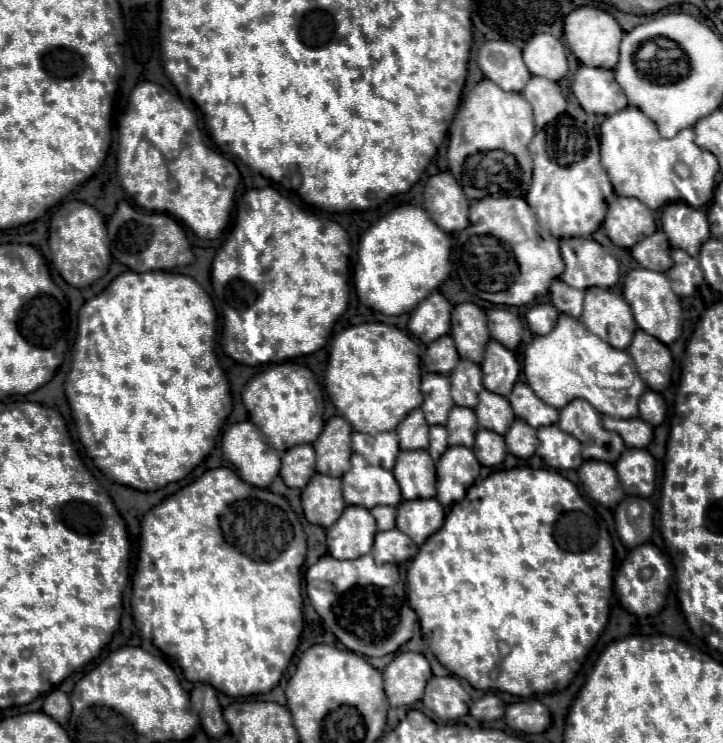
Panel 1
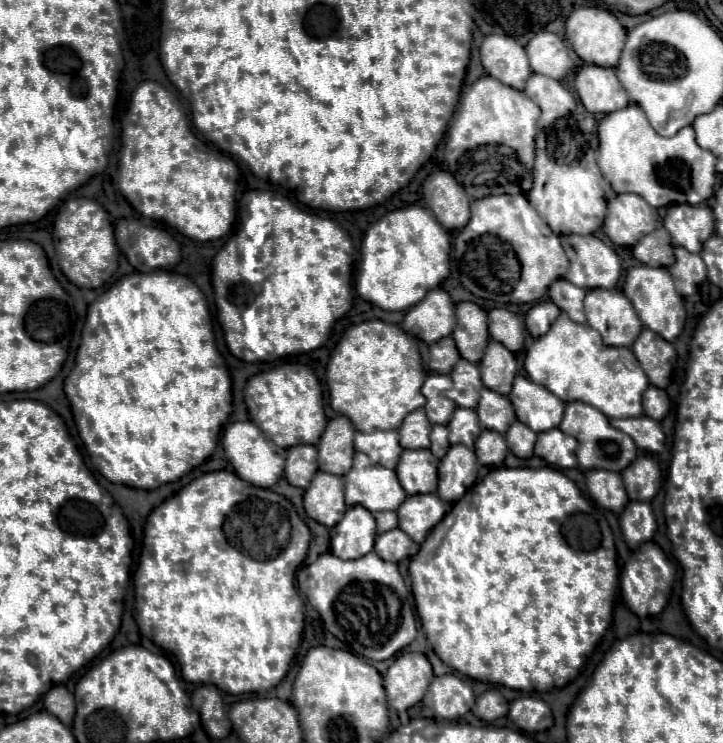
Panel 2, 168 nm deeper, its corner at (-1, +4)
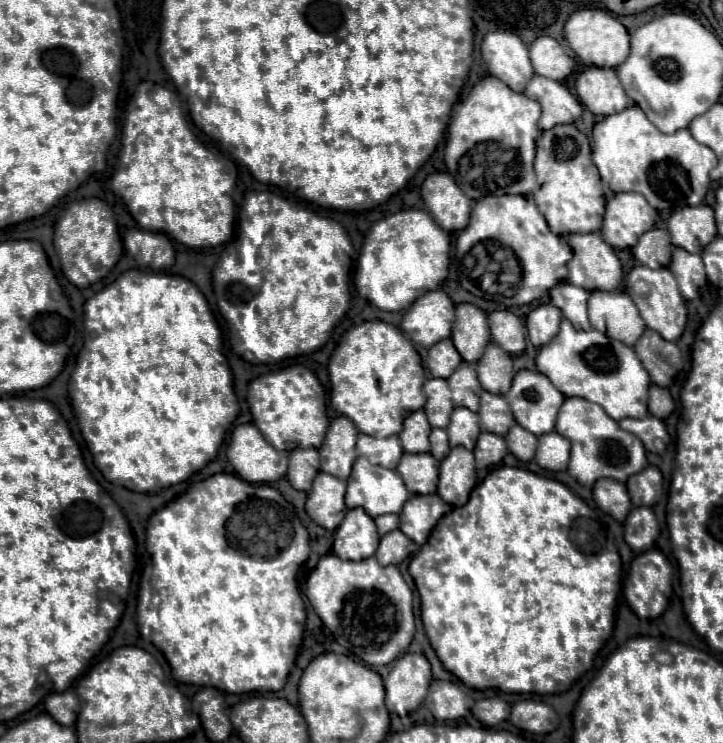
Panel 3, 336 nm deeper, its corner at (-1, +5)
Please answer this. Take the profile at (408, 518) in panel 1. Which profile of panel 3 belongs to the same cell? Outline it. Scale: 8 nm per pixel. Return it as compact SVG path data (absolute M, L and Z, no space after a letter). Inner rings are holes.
M438 494L412 496L400 512L400 530L414 542L424 544L436 522L452 510Z

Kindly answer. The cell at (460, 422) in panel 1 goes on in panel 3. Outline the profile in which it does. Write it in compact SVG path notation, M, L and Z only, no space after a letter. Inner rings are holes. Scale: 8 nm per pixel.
M456 408L450 418L450 426L446 428L450 446L464 446L472 450L476 446L478 434L480 434L480 422L478 414L466 410L466 408Z

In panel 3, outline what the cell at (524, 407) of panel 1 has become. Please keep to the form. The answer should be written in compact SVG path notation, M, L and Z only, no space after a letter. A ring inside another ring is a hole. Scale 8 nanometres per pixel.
M536 370L516 372L512 388L504 398L510 402L516 422L536 436L554 430L556 414L564 402L564 394Z

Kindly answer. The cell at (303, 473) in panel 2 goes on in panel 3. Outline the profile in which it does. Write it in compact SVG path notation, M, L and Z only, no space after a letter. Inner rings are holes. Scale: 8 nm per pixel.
M296 448L290 452L288 480L296 490L308 492L318 470L320 470L320 456L316 448Z

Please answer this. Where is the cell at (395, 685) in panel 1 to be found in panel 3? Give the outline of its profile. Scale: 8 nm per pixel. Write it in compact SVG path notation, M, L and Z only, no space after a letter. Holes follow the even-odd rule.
M402 654L384 680L388 710L399 716L416 710L428 692L430 680L432 672L424 654Z

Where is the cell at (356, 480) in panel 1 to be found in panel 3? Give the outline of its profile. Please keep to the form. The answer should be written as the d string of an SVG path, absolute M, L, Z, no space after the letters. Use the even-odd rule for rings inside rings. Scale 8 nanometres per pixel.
M366 456L356 458L356 462L352 466L352 474L348 478L348 492L346 492L346 506L348 508L360 506L372 518L382 516L382 514L400 514L400 510L402 510L402 506L406 504L408 498L410 498L410 494L404 486L404 482L402 482L402 478L398 478L396 470L372 466Z

